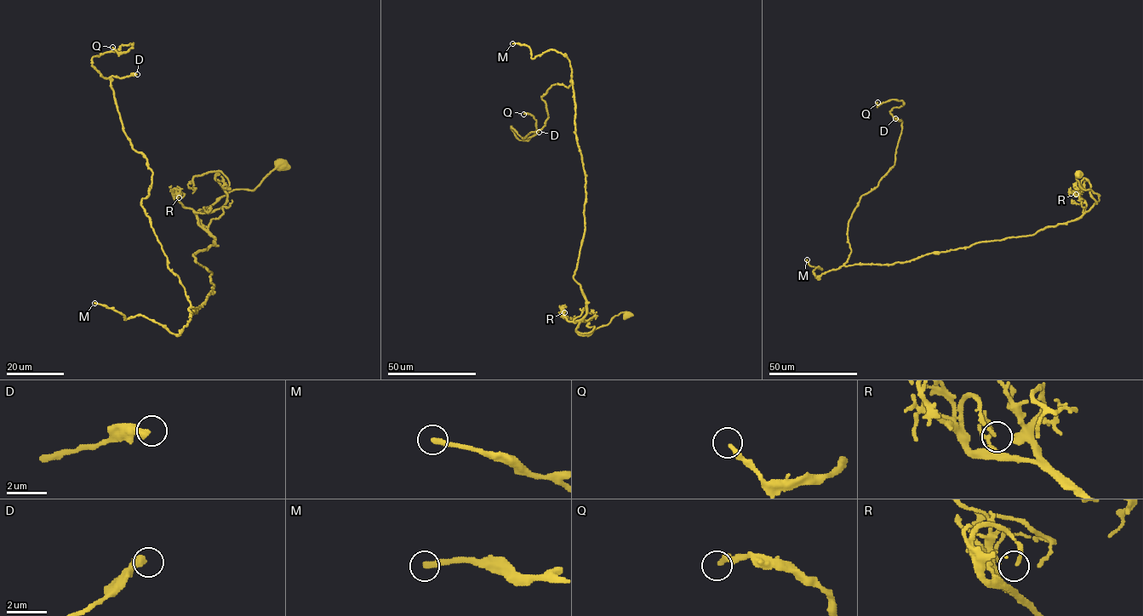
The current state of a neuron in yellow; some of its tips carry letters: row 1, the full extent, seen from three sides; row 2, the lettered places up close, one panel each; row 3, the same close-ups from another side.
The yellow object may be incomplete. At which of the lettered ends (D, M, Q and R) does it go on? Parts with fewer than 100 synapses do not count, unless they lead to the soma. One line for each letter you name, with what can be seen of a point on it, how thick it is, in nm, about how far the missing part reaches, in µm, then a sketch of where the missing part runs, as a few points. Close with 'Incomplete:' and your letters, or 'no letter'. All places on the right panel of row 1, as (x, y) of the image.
M: at (807, 259); 280 nm thick; about 100 µm are missing; missing branch runs (807, 259), (824, 263), (839, 279), (836, 287), (820, 289), (816, 281), (825, 271), (836, 280), (820, 283)
Incomplete: M

